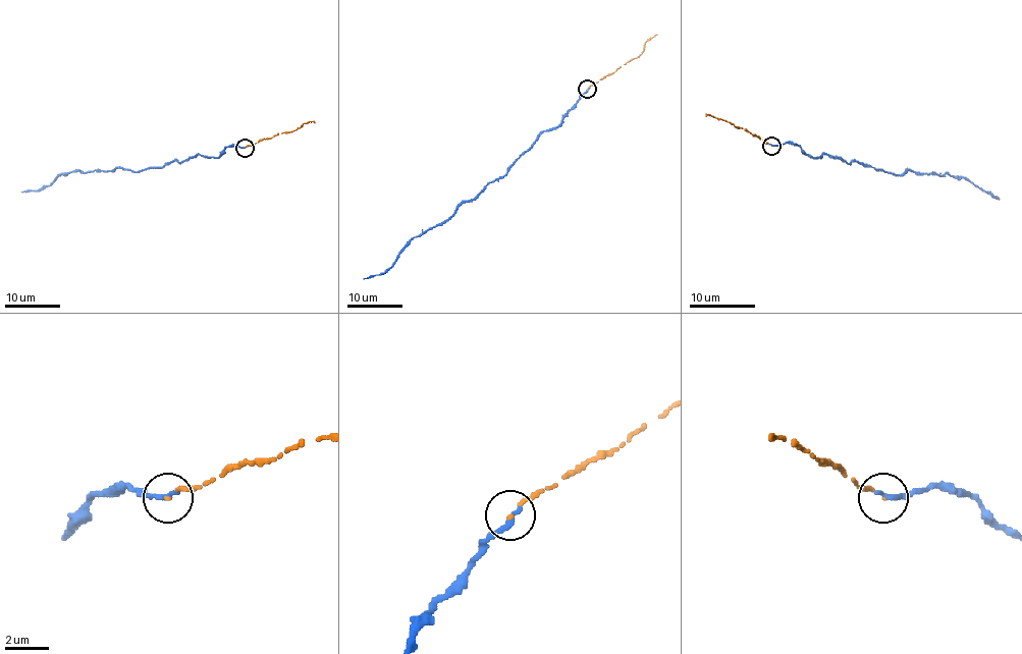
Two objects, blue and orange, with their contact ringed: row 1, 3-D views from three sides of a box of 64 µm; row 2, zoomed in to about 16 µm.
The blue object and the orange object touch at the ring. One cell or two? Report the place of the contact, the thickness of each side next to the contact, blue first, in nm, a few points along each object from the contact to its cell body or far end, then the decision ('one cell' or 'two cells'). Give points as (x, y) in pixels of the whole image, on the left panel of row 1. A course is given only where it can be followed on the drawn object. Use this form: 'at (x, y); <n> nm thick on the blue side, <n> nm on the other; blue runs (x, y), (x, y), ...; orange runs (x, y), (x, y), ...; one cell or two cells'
at (245, 148); 280 nm thick on the blue side, 130 nm on the other; blue runs (244, 147), (229, 145), (218, 158), (198, 155), (163, 167), (70, 171), (46, 186), (21, 192); orange runs (244, 148), (278, 132), (293, 131), (314, 120); one cell

